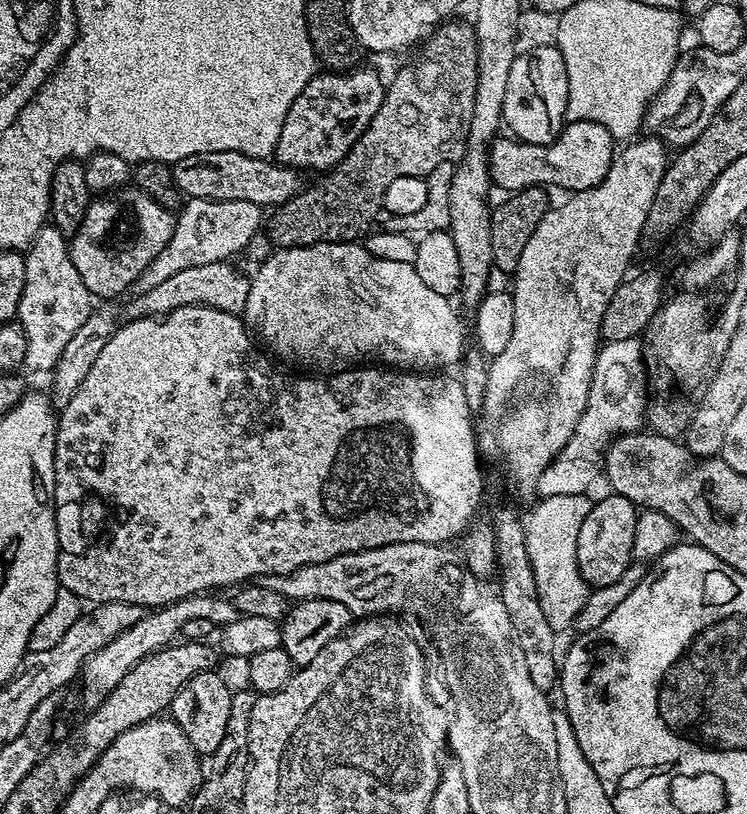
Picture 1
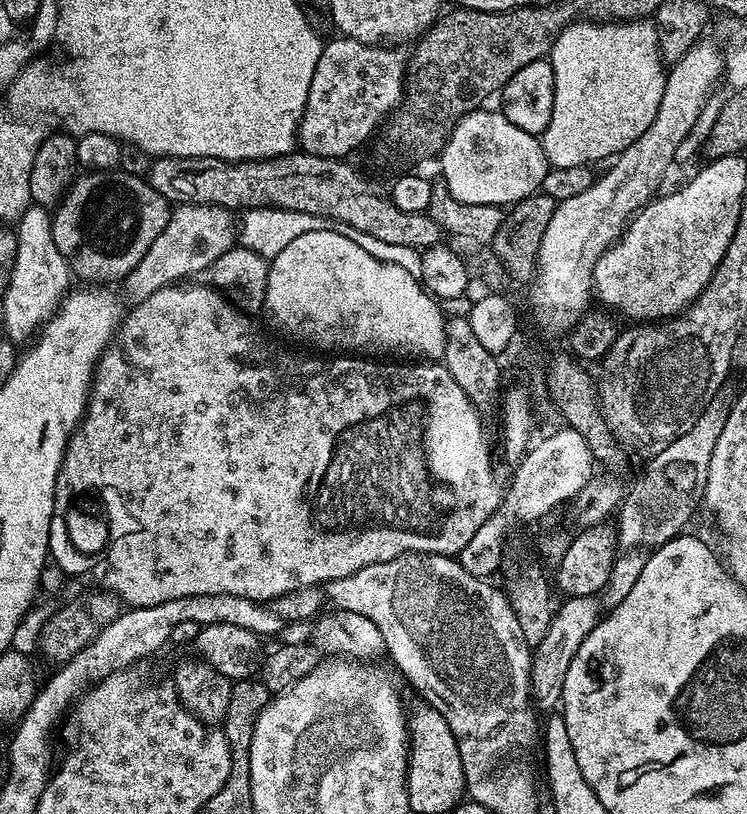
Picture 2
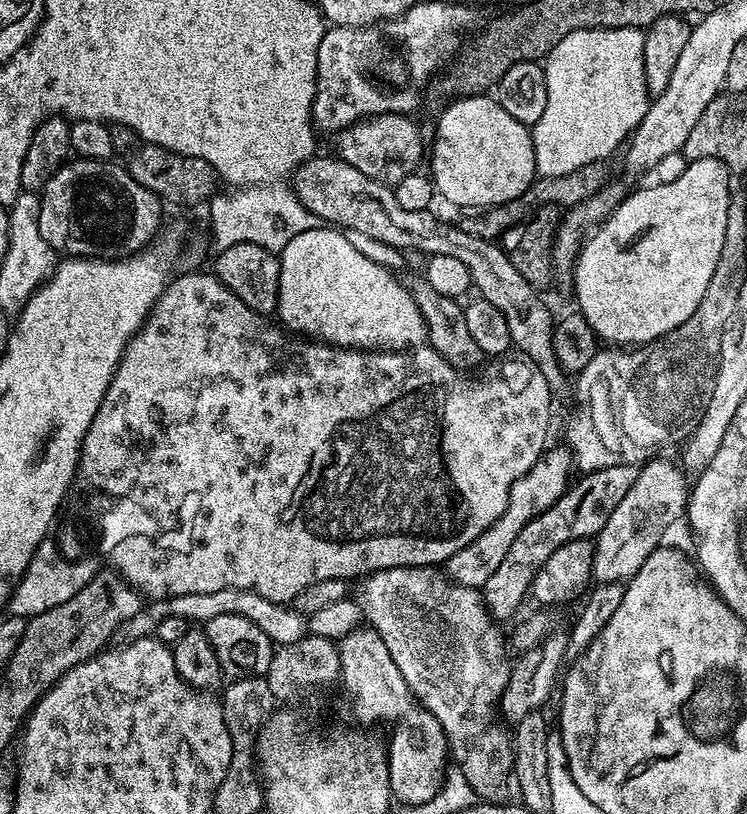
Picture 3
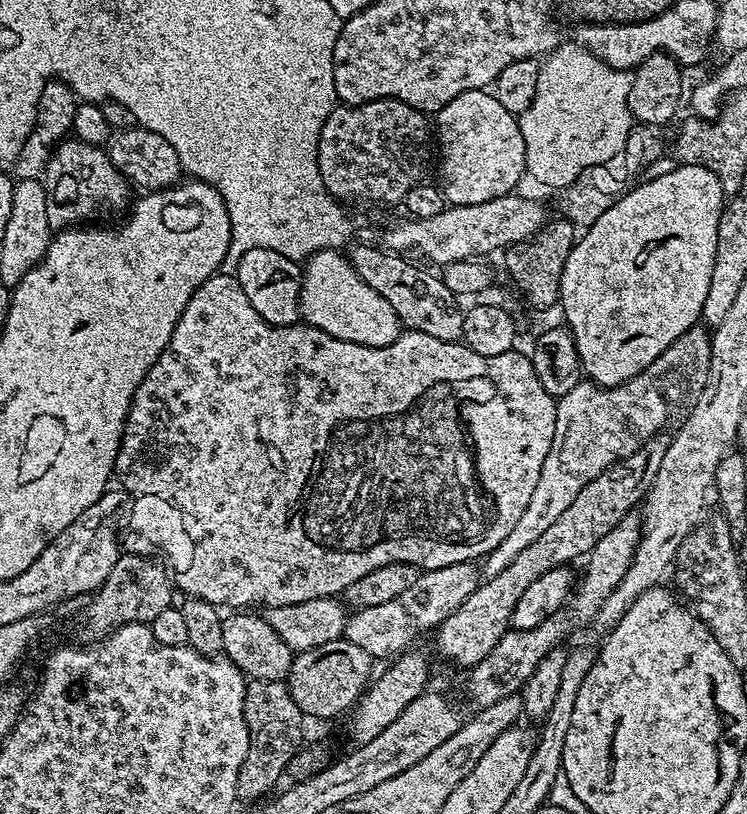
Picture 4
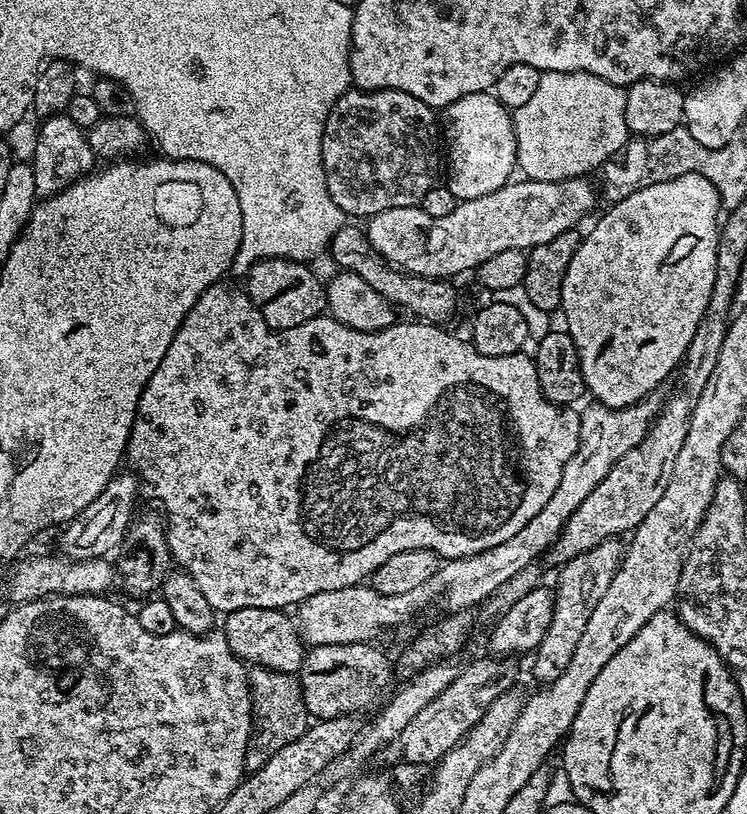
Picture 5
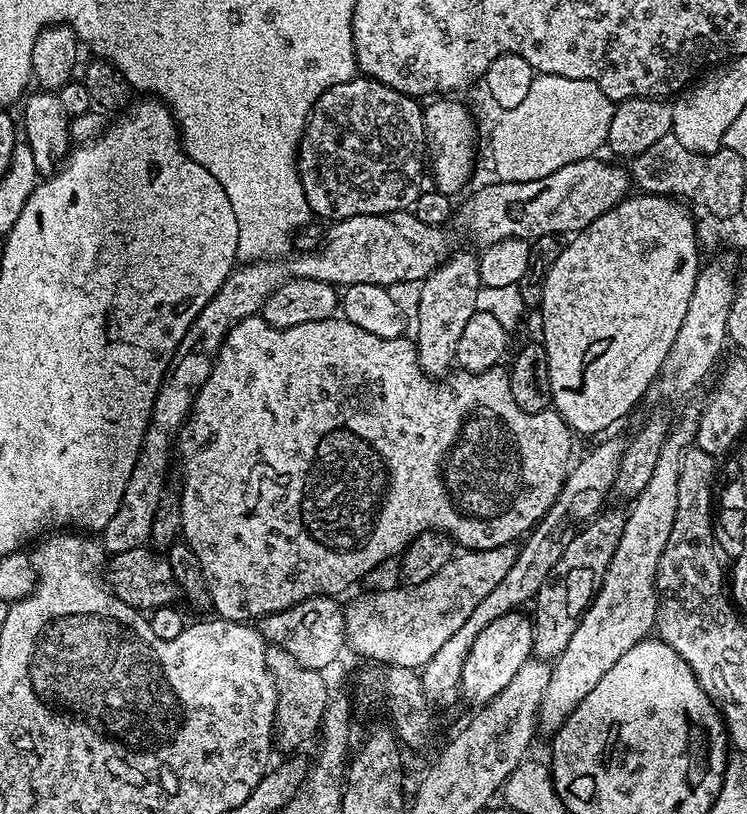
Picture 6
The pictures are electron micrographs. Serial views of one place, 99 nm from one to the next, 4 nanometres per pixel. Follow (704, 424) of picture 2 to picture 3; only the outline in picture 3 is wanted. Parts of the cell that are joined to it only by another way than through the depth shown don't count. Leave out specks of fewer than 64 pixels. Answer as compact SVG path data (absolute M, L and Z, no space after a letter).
M658 458L648 460L641 467L629 493L614 507L606 524L594 537L591 575L596 575L600 584L631 578L653 550L661 547L663 540L660 539L664 531L675 522L676 516L685 515L689 491L689 481L684 481L683 474L670 461Z

